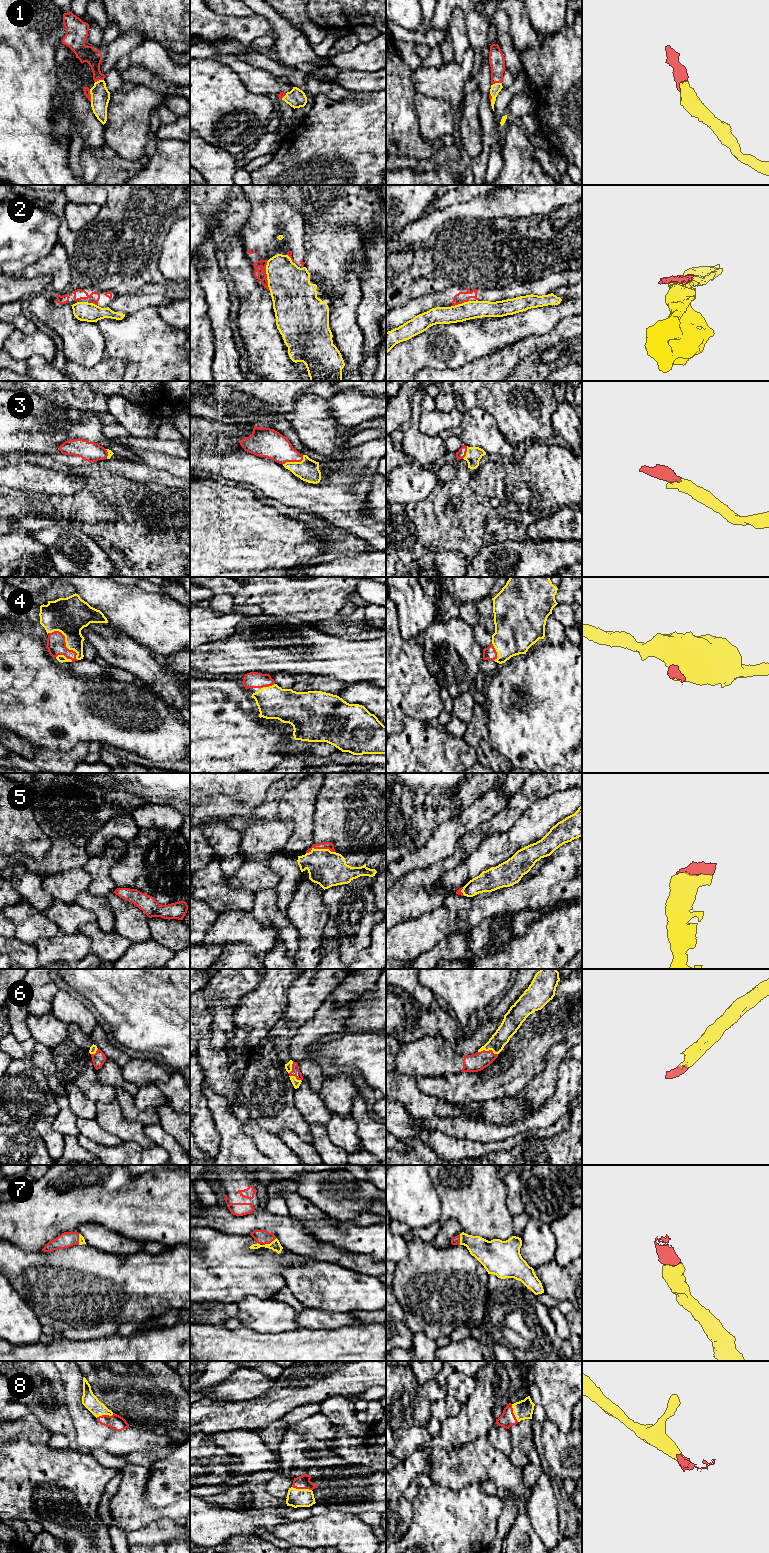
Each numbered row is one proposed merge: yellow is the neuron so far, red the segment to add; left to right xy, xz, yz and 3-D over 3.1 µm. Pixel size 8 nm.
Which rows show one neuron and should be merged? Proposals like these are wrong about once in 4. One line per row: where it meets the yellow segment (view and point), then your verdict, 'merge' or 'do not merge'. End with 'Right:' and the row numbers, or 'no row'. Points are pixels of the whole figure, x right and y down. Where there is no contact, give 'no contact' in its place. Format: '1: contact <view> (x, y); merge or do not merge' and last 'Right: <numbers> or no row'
1: contact xy (91, 95); merge
2: contact xz (267, 276); do not merge
3: contact xz (294, 462); merge
4: contact xy (65, 641); merge
5: contact xz (320, 849); merge
6: contact yz (488, 1050); merge
7: contact xz (270, 1243); merge
8: contact xz (302, 1489); merge
Right: 1, 3, 4, 5, 6, 7, 8

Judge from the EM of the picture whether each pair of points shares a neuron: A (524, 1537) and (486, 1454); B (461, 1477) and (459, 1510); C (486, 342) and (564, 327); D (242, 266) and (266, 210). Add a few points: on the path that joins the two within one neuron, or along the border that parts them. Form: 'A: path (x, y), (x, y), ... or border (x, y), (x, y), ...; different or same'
A: path (522, 1516), (522, 1493), (505, 1475); same
B: border (479, 1482), (471, 1482), (455, 1490), (437, 1484); different
C: border (571, 317), (560, 320), (542, 334), (529, 337); different
D: border (241, 237), (255, 276); different

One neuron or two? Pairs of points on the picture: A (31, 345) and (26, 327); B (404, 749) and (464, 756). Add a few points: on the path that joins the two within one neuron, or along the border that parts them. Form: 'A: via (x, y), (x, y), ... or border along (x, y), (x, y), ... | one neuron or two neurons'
A: border along (15, 328), (27, 334), (37, 330) | two neurons
B: via (419, 754), (449, 754) | one neuron

